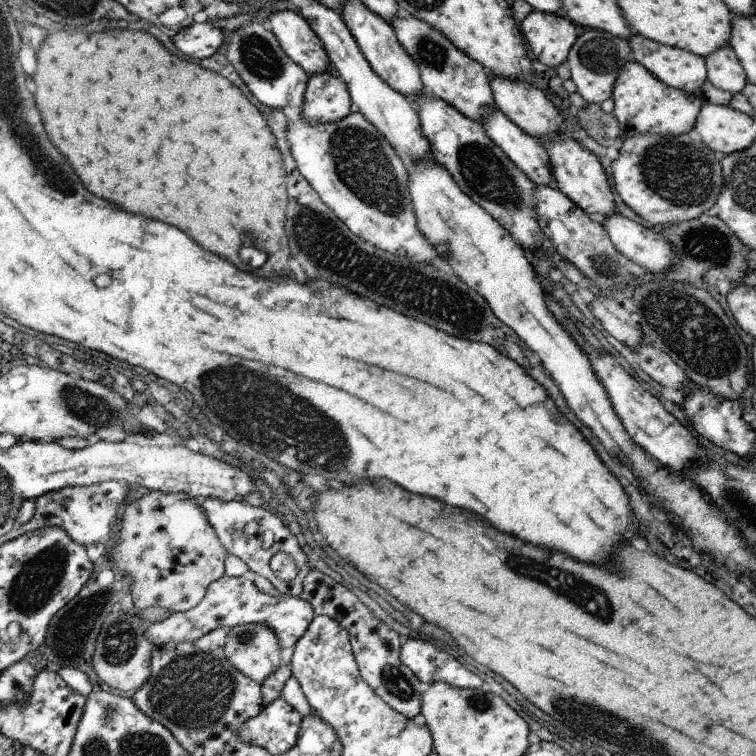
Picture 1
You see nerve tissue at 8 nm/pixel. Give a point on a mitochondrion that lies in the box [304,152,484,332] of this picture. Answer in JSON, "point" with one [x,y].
{"point":[467,261]}

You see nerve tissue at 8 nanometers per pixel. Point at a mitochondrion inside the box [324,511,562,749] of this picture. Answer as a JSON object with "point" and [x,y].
{"point":[401,687]}

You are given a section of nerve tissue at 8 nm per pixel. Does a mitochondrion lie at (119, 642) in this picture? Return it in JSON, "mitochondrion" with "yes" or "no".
{"mitochondrion":"yes"}

